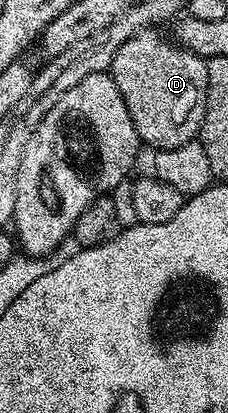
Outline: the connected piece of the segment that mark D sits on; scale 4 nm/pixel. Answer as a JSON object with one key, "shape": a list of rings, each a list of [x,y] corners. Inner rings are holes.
{"shape":[[[148,28],[137,31],[131,39],[125,40],[117,48],[109,69],[112,80],[117,84],[117,92],[121,92],[125,100],[125,108],[133,120],[140,143],[144,147],[152,146],[152,151],[155,152],[172,150],[181,144],[198,139],[199,129],[205,120],[207,85],[209,84],[208,59],[176,44],[170,37],[162,38],[158,32],[158,29]]]}

